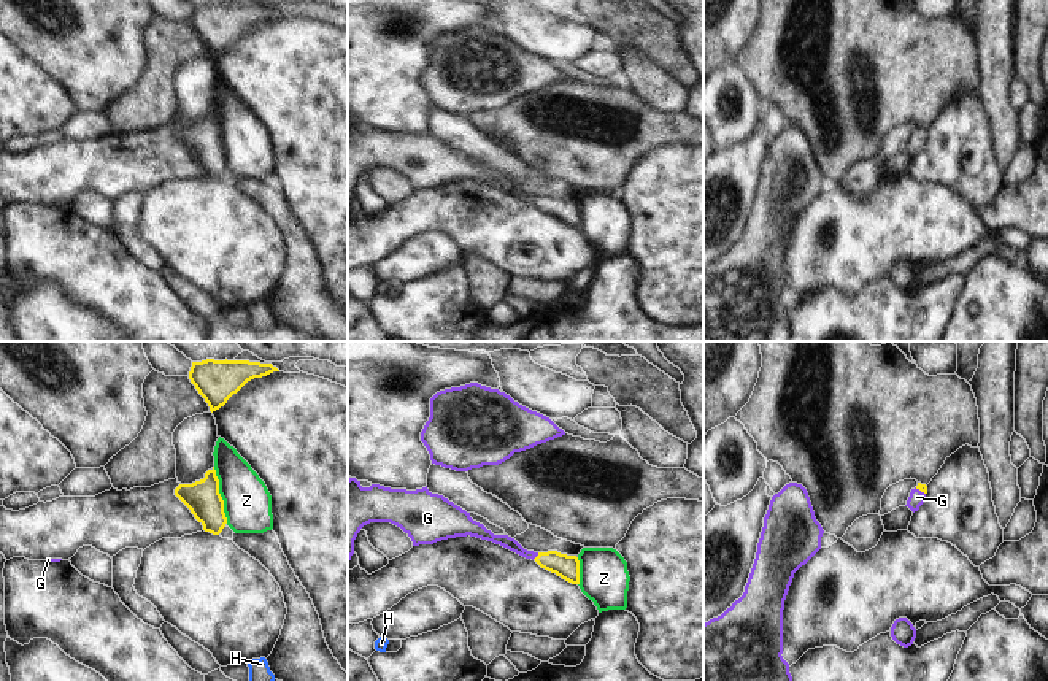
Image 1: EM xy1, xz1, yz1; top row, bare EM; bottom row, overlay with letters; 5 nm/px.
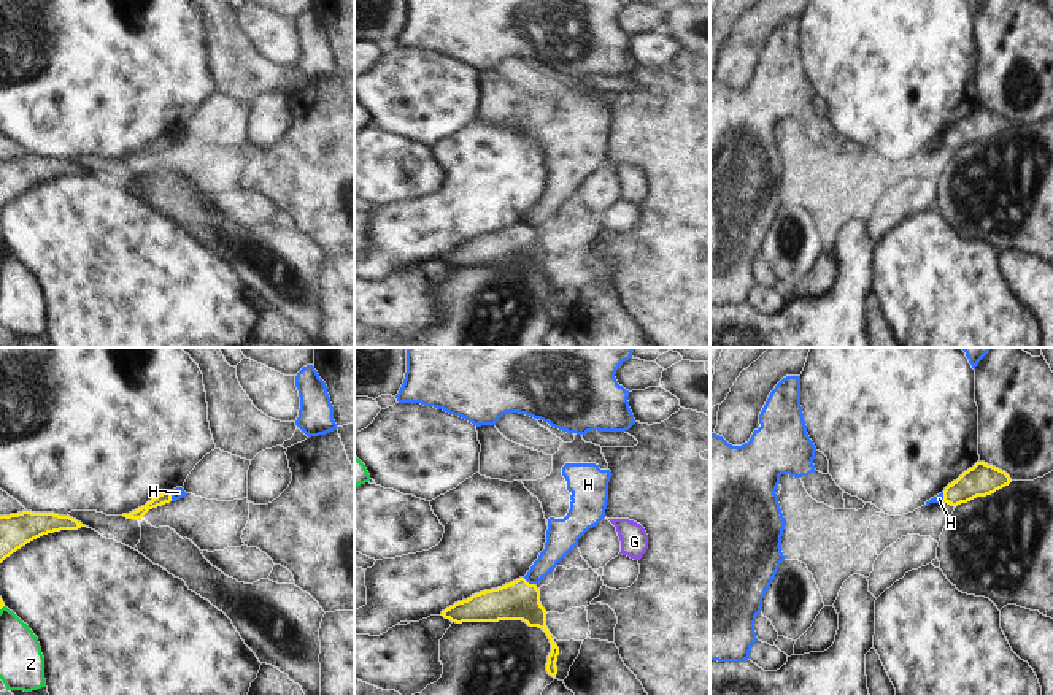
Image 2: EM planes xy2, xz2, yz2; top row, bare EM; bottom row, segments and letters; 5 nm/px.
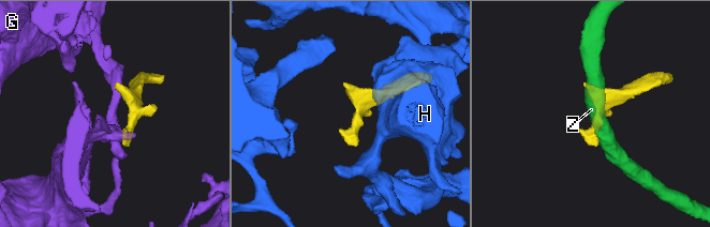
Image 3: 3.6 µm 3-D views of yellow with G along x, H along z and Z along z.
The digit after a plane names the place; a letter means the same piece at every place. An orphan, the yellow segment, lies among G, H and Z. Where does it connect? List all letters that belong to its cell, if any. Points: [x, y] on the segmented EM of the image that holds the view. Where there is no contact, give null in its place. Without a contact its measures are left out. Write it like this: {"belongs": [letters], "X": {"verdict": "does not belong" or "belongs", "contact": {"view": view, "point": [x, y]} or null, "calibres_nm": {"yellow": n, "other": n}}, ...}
{"belongs": ["G"], "G": {"verdict": "belongs", "contact": {"view": "xz1", "point": [537, 556]}, "calibres_nm": {"yellow": 120, "other": 70}}, "H": {"verdict": "does not belong", "contact": {"view": "xz2", "point": [528, 583]}, "calibres_nm": {"yellow": 200, "other": 130}}, "Z": {"verdict": "does not belong", "contact": {"view": "xy1", "point": [219, 496]}, "calibres_nm": {"yellow": 180, "other": 240}}}

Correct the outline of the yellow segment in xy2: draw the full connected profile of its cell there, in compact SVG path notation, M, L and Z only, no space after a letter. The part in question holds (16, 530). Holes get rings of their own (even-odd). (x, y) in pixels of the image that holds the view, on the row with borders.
M22 511L0 516L0 563L27 543L60 530L78 530L83 525L70 516Z

